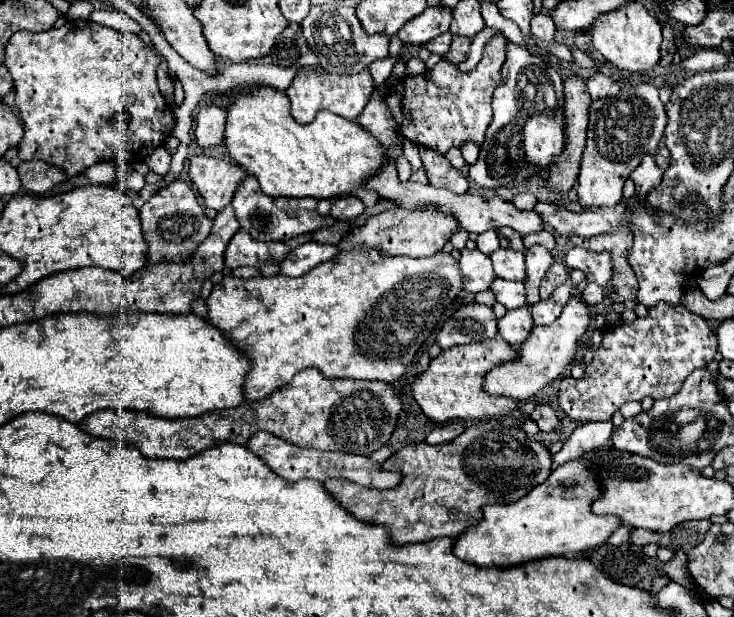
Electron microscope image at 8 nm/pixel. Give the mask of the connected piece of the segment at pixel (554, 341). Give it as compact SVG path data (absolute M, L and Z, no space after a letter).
M572 296L556 322L552 322L550 326L532 328L532 334L518 346L516 360L500 364L484 376L484 392L514 398L514 400L528 400L536 396L540 388L554 382L566 370L566 366L572 364L578 342L586 332L588 324L590 324L588 306L580 298Z

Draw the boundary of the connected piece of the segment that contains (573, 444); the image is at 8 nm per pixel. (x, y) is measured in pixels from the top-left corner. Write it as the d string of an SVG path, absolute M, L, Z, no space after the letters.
M590 422L590 424L578 426L572 432L572 436L564 442L562 450L552 454L552 470L566 464L568 460L582 456L584 450L610 446L608 442L610 436L612 436L612 422Z

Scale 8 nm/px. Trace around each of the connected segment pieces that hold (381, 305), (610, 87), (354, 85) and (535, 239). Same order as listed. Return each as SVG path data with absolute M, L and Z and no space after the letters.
M354 248L336 254L336 258L298 278L276 274L244 280L228 274L214 284L206 300L206 320L222 330L224 338L252 362L252 370L244 378L244 396L248 402L256 402L288 384L294 374L304 368L318 368L326 378L396 382L412 364L424 340L434 332L438 318L460 290L462 276L452 254L438 252L432 258L384 258L378 250Z
M600 72L594 74L594 76L588 80L588 90L590 90L592 100L608 98L608 96L616 96L616 94L620 94L620 86L618 86L618 82L614 82L610 76L600 74Z
M300 70L298 76L294 78L294 82L286 88L286 96L290 100L290 108L292 108L290 112L292 112L294 120L298 124L310 124L314 120L316 112L320 112L320 110L330 110L342 118L356 120L362 114L372 90L374 90L374 82L372 82L372 76L368 70L362 70L352 76L316 74L316 72Z
M542 230L523 236L523 244L526 249L530 249L535 245L541 245L551 251L555 247L556 241L551 233Z

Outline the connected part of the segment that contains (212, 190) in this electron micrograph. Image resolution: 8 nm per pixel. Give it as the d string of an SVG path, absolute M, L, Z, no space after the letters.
M194 156L190 158L188 176L204 198L206 208L218 212L232 202L234 188L240 184L246 172L228 158Z

